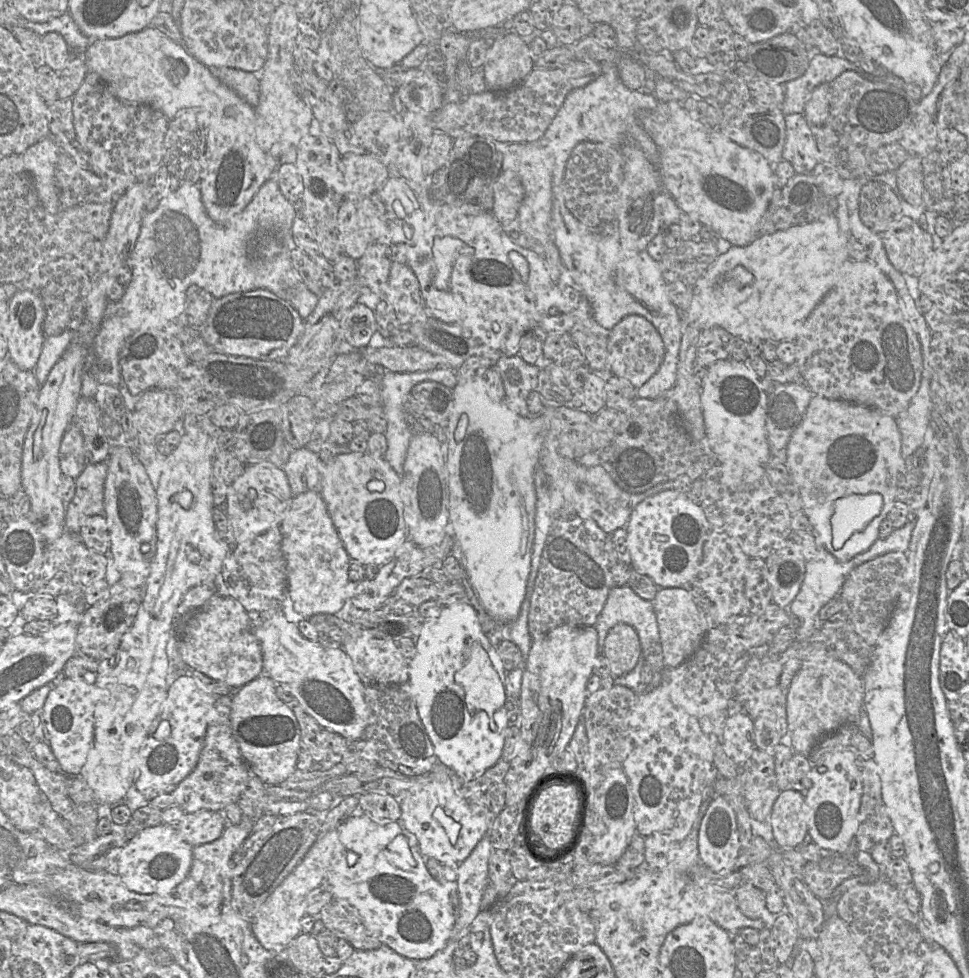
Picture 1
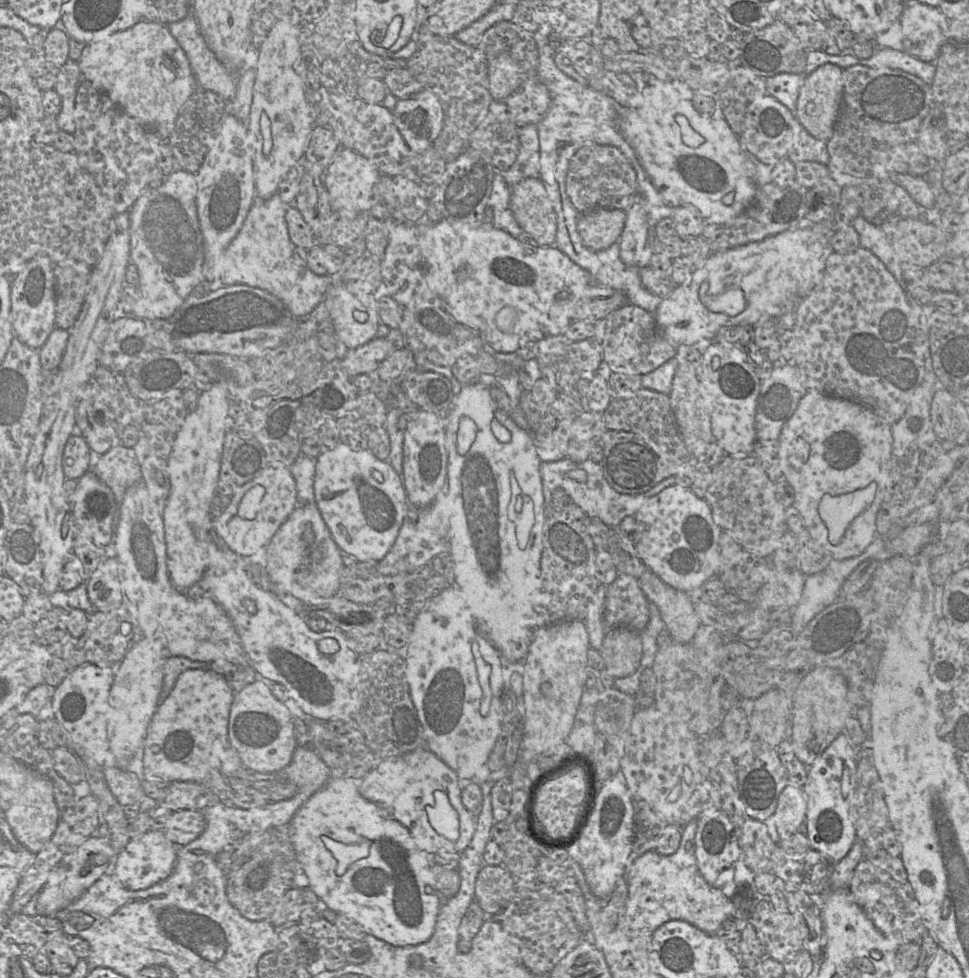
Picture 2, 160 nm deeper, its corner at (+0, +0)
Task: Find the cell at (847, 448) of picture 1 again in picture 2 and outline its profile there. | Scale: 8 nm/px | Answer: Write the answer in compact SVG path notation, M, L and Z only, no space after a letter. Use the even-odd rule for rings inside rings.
M808 390L800 399L795 412L784 424L778 447L778 457L783 477L794 489L793 505L800 513L804 528L808 530L811 537L816 540L824 549L828 550L836 560L845 560L860 555L872 543L877 536L876 515L884 501L888 491L889 480L893 462L897 461L892 453L892 431L891 425L878 416L873 410L856 401L844 399L834 395L826 395L819 391Z

